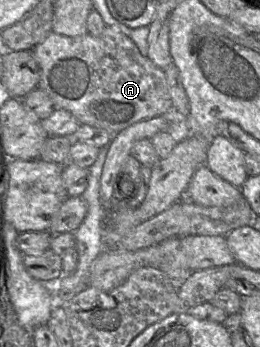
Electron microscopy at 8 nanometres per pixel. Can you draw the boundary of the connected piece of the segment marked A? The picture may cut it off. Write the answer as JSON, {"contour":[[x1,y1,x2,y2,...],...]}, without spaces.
{"contour":[[110,26,97,37,89,33,68,37,51,31,32,52,40,70,37,88,48,94,56,109,70,112,81,125,117,135,137,122,162,116,173,107,164,70,141,55,129,37]]}

